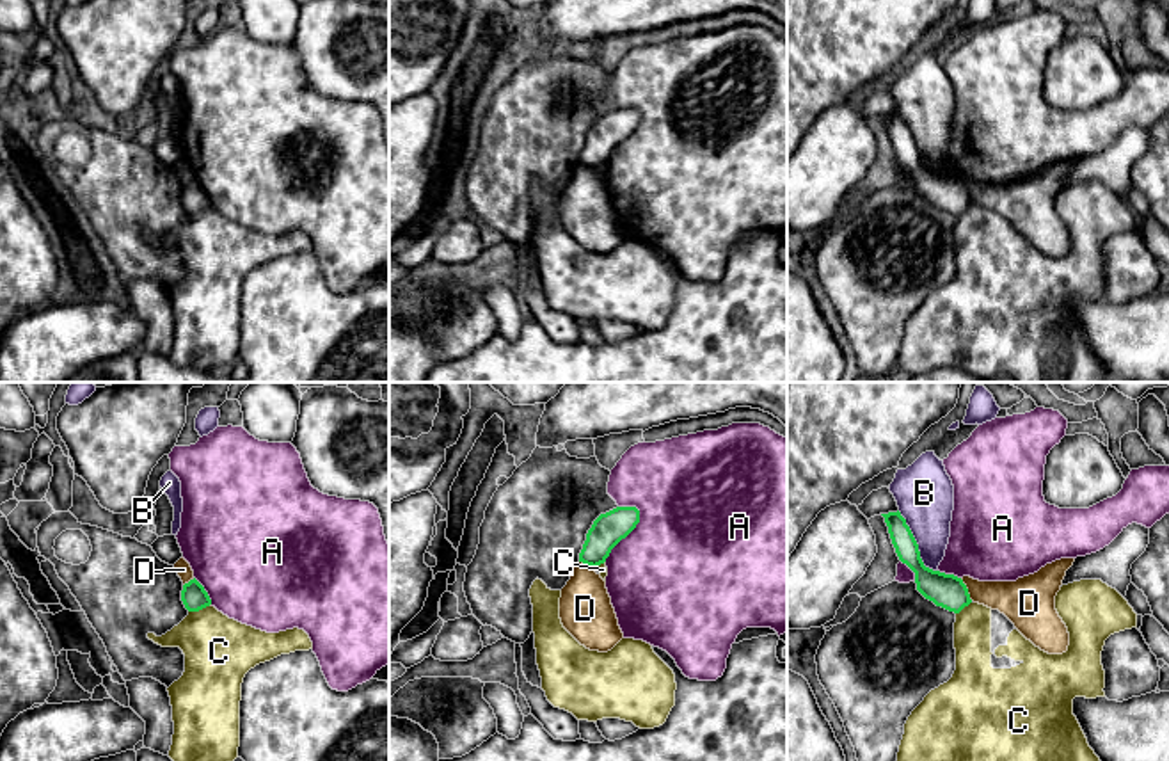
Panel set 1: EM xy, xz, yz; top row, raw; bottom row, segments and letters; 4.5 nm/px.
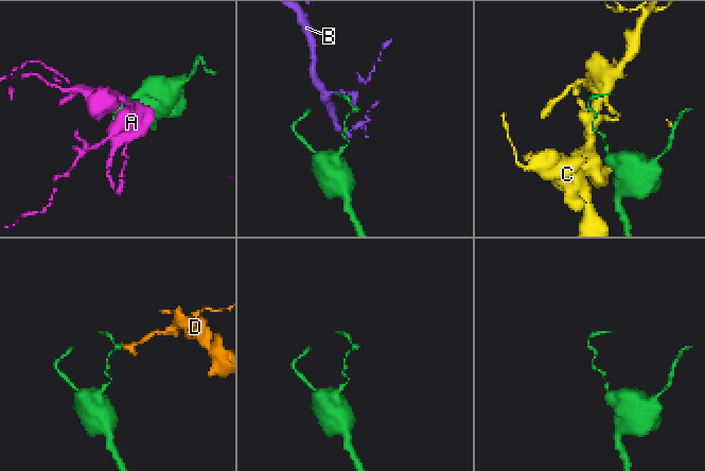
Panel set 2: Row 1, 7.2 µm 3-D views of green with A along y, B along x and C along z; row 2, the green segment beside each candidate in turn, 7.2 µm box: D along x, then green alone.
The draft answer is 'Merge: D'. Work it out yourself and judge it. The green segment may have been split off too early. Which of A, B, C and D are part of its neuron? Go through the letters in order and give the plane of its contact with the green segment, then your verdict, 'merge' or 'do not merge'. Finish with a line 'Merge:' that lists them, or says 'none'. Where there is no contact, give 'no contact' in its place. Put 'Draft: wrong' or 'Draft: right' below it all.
A: meets green in xz; do not merge
B: meets green in yz; do not merge
C: meets green in xy; do not merge
D: meets green in yz; do not merge
Merge: none
Draft: wrong

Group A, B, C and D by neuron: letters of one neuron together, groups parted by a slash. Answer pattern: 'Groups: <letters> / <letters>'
Groups: A / B / C / D

